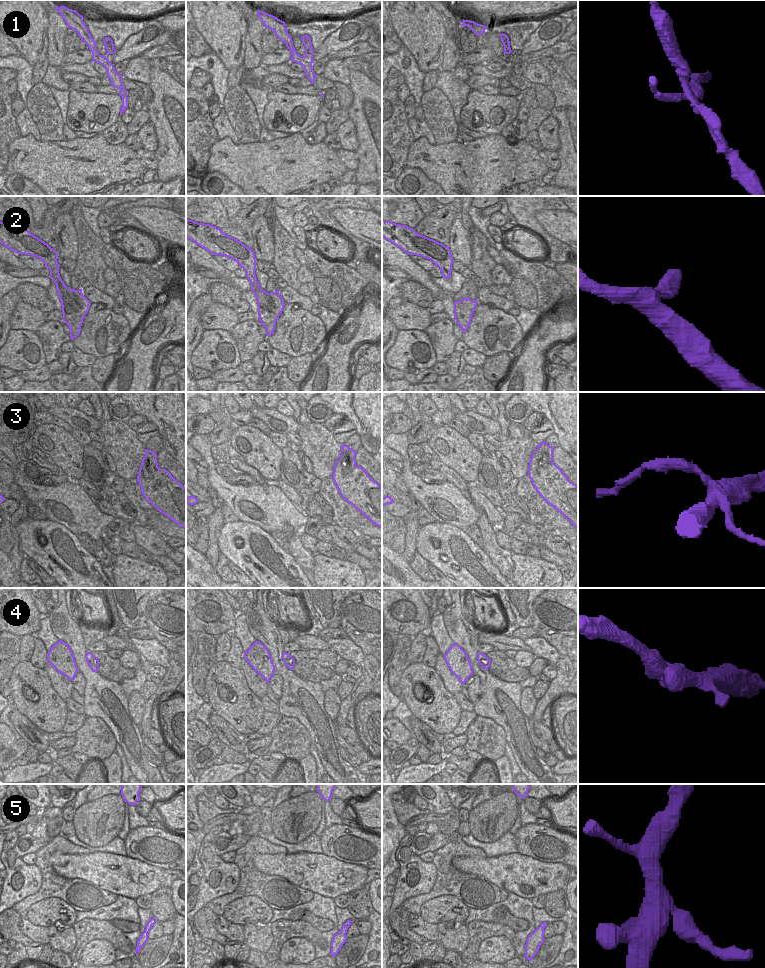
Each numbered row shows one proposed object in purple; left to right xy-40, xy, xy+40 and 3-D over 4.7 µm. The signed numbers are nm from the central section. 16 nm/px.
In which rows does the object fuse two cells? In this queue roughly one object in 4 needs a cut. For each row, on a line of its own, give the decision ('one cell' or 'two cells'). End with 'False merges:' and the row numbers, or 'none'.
1: two cells
2: one cell
3: two cells
4: one cell
5: one cell
False merges: 1, 3

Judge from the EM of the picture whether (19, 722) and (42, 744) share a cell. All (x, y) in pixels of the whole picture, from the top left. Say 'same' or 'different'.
same

